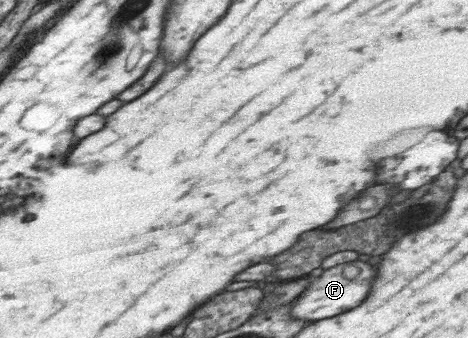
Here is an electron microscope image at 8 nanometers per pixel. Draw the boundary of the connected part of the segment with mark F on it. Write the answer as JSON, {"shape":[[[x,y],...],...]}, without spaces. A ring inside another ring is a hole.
{"shape":[[[359,260],[325,269],[319,276],[313,278],[311,283],[307,284],[305,291],[301,291],[301,294],[294,298],[295,302],[289,306],[291,314],[295,314],[295,318],[305,320],[305,322],[341,314],[341,312],[357,306],[367,296],[371,278],[373,278],[373,266]]]}

